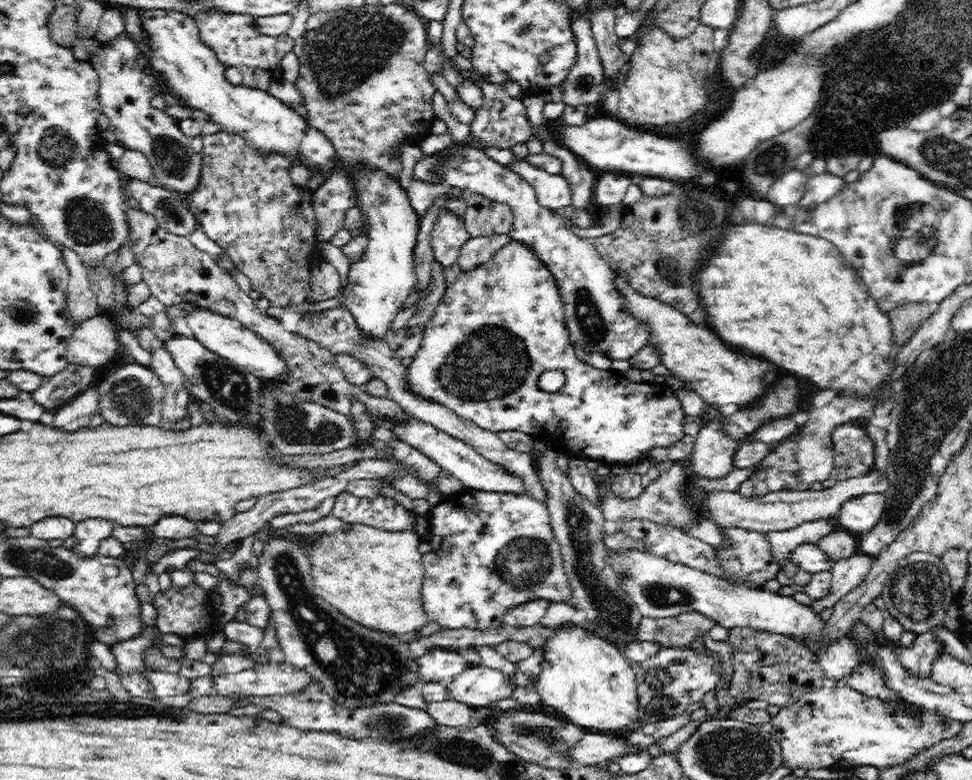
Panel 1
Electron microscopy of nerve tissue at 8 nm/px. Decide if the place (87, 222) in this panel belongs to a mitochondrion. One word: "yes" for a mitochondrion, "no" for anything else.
yes

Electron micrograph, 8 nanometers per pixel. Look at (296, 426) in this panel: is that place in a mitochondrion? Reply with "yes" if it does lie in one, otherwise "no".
yes

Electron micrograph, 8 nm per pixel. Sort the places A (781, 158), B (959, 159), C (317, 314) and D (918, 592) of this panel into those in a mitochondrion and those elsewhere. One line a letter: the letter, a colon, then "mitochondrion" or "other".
A: mitochondrion
B: mitochondrion
C: other
D: mitochondrion

